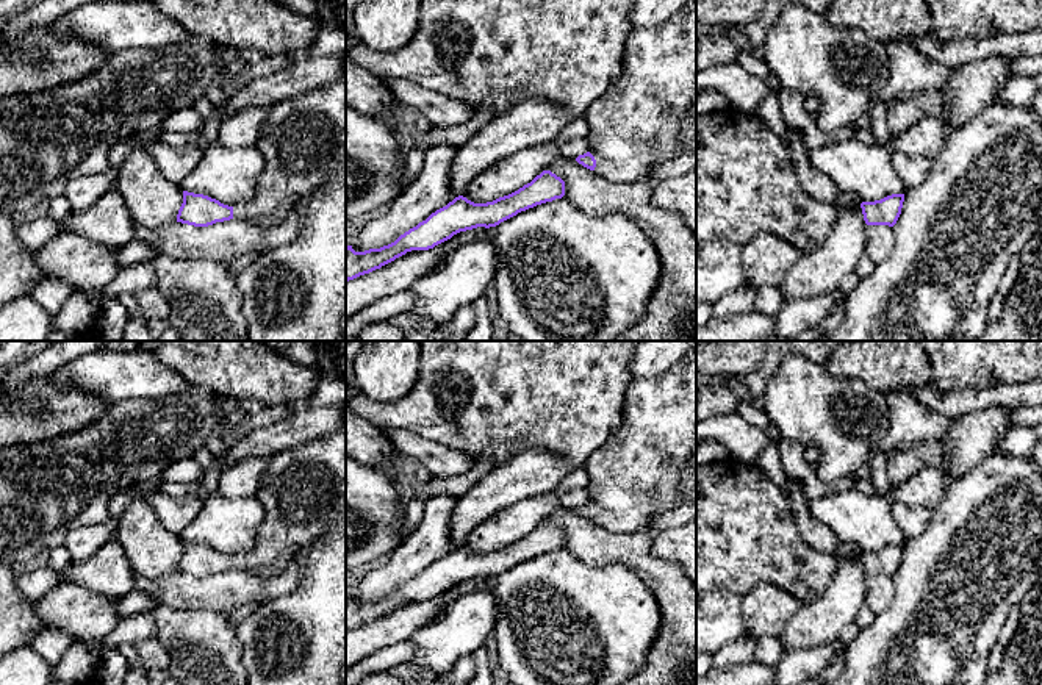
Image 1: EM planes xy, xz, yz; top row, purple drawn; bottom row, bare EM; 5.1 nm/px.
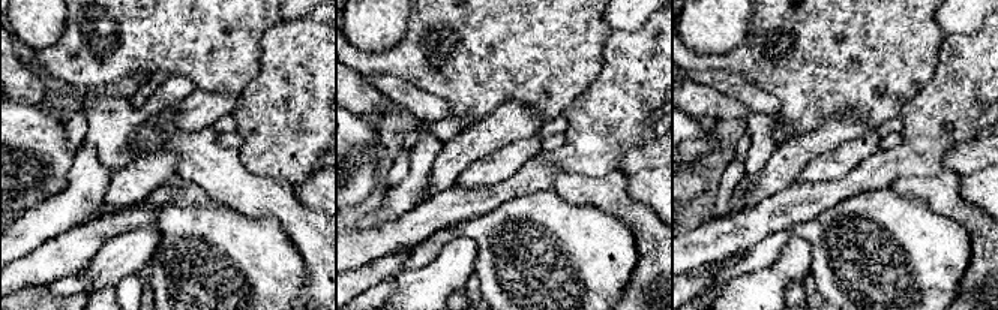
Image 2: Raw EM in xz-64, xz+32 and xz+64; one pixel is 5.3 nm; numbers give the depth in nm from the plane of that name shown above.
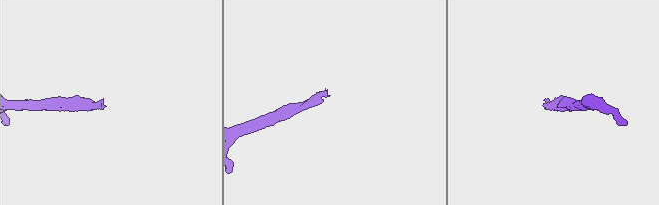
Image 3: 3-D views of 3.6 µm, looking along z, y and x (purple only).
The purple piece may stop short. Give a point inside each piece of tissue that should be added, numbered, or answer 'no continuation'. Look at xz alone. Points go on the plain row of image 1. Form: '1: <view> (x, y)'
1: xz (637, 473)

